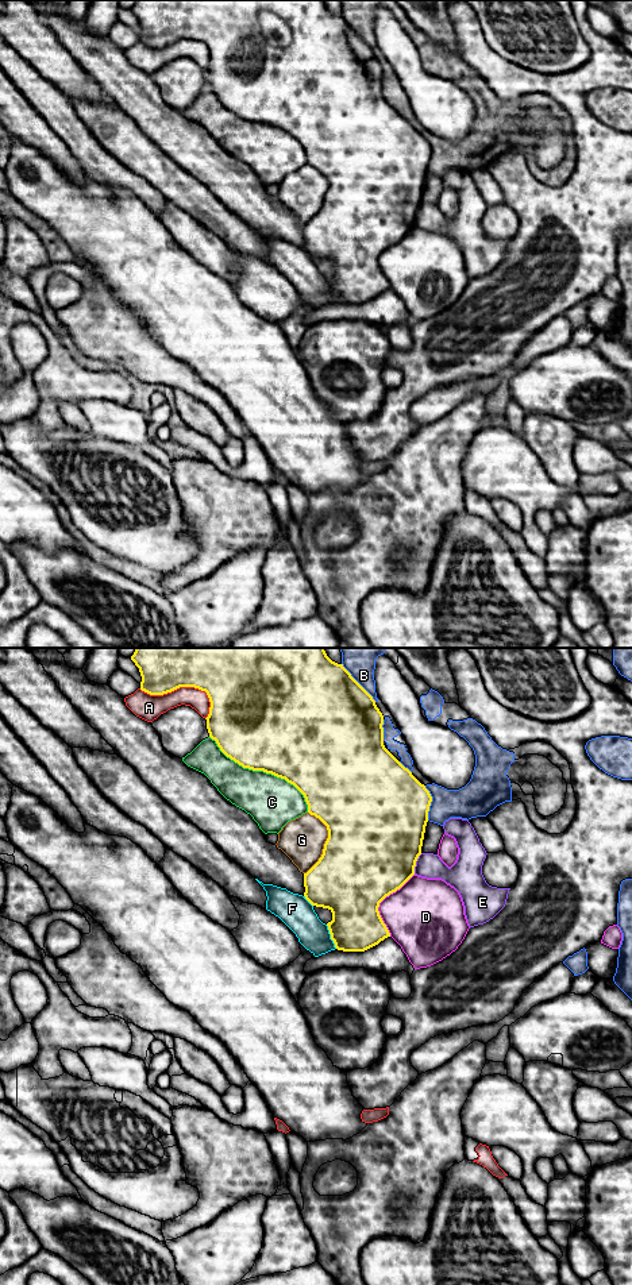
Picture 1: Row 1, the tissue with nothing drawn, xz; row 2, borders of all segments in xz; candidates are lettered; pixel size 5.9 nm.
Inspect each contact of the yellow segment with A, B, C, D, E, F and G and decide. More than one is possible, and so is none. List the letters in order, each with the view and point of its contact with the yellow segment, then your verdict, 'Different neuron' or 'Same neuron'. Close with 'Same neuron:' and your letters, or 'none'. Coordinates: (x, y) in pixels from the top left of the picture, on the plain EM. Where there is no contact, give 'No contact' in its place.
A: Touches yellow at xz (182, 38). Different neuron
B: Touches yellow at xz (357, 34). Different neuron
C: Touches yellow at xz (264, 123). Different neuron
D: Touches yellow at xz (380, 254). Different neuron
E: Touches yellow at xz (415, 216). Different neuron
F: Touches yellow at xz (331, 289). Different neuron
G: Touches yellow at xz (326, 193). Different neuron
Same neuron: none

